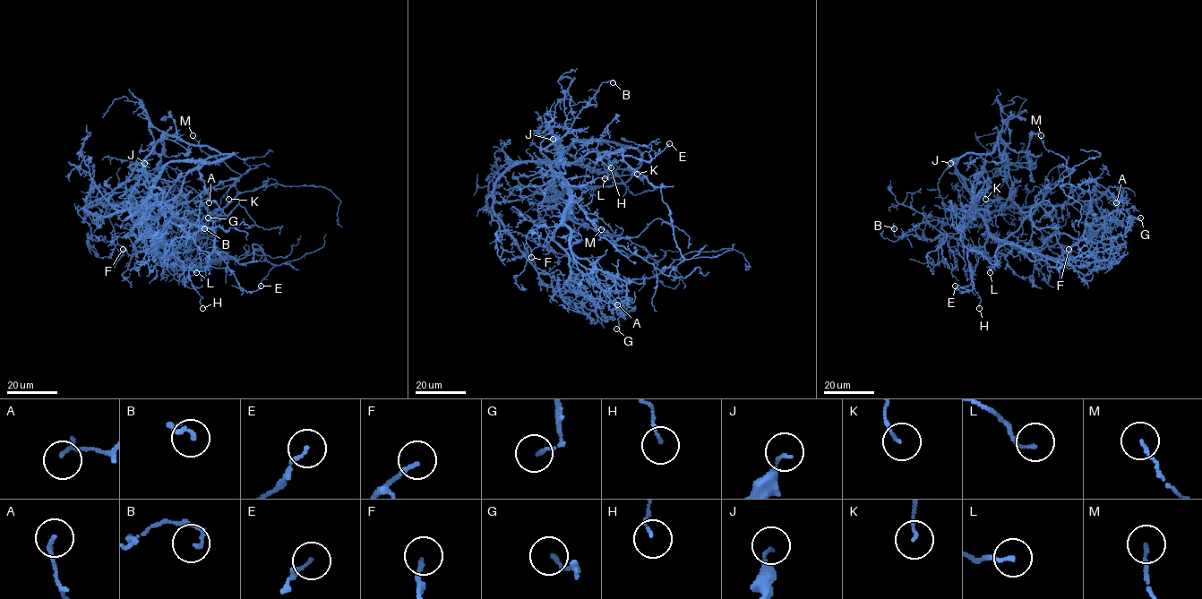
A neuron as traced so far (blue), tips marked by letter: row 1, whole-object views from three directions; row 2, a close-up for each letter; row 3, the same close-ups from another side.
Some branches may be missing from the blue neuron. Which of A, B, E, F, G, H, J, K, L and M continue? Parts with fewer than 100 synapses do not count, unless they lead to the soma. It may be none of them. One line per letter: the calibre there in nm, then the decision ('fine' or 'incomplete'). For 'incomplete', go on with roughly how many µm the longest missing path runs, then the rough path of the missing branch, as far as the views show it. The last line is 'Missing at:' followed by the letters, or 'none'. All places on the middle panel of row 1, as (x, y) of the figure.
A: 150 nm thick; fine
B: 140 nm thick; fine
E: 130 nm thick; fine
F: 140 nm thick; fine
G: 130 nm thick; fine
H: 110 nm thick; fine
J: 140 nm thick; incomplete; about 50 µm are missing
K: 110 nm thick; fine
L: 130 nm thick; fine
M: 100 nm thick; fine
Missing at: J

